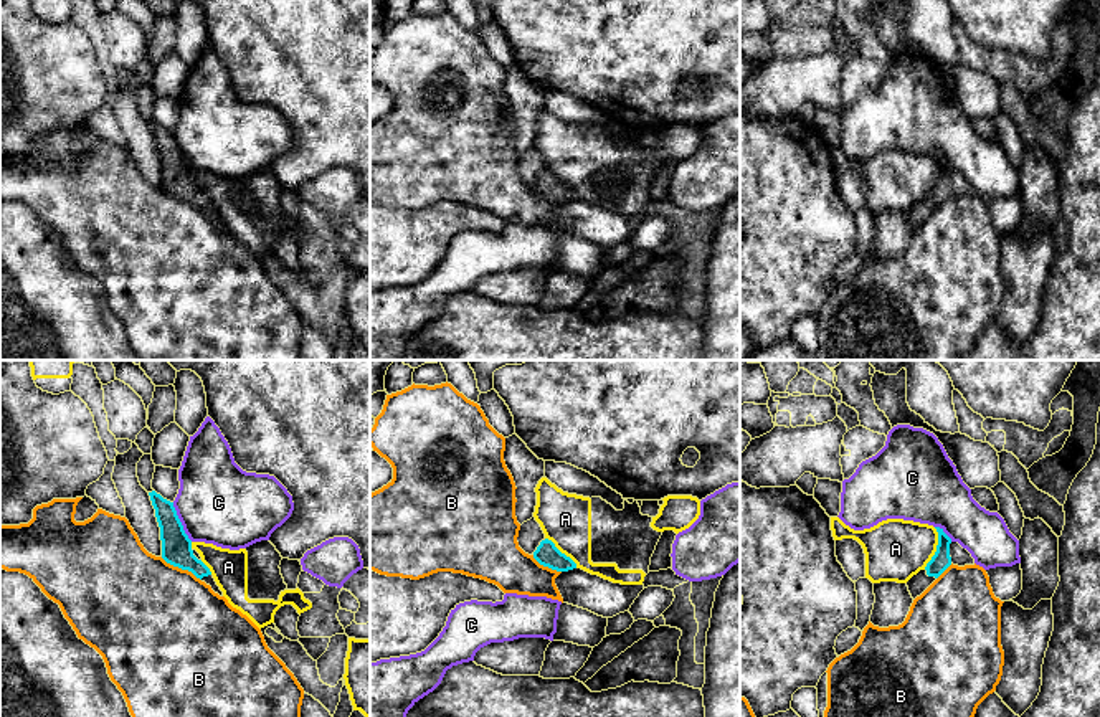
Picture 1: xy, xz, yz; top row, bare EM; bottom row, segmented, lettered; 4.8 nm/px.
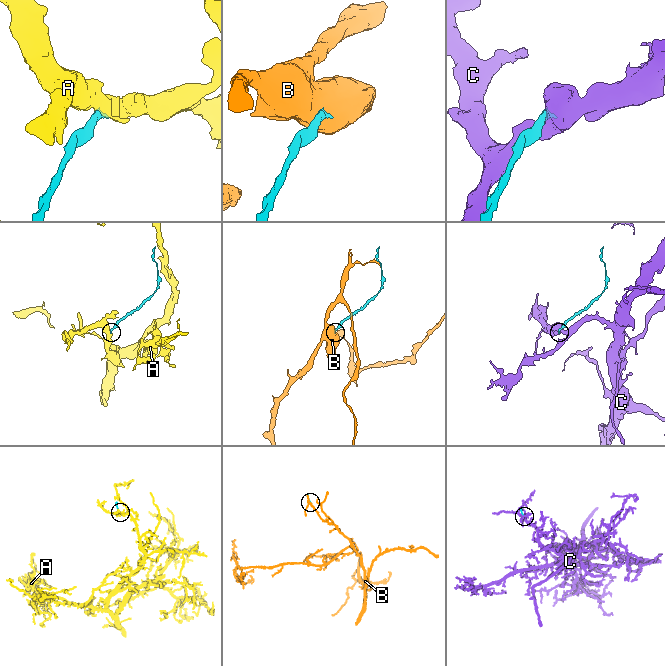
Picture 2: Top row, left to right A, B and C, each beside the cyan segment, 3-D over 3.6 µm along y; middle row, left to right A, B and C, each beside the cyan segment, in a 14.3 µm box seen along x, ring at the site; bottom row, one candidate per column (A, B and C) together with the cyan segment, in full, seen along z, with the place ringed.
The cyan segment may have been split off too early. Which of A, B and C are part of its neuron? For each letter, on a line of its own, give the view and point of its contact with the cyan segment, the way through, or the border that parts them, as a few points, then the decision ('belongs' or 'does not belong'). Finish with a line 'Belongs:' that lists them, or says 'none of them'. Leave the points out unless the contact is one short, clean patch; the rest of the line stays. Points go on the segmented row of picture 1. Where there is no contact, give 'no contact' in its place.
A: contact yz (937, 549); border yz (935, 527), (937, 550), (924, 569); does not belong
B: contact xy (180, 567); border xy (161, 557), (190, 570), (200, 580); does not belong
C: contact xy (180, 522); border xy (172, 503), (184, 532), (192, 541); does not belong
Belongs: none of them

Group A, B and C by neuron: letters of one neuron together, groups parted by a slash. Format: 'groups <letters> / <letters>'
groups A / B / C

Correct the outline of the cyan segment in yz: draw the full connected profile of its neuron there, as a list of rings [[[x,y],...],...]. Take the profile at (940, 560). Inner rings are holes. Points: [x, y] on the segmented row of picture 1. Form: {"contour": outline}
{"contour": [[[935,529],[938,532],[938,545],[935,555],[923,570],[920,570],[907,582],[908,591],[913,600],[920,596],[951,565],[951,539],[943,532],[943,529]]]}

